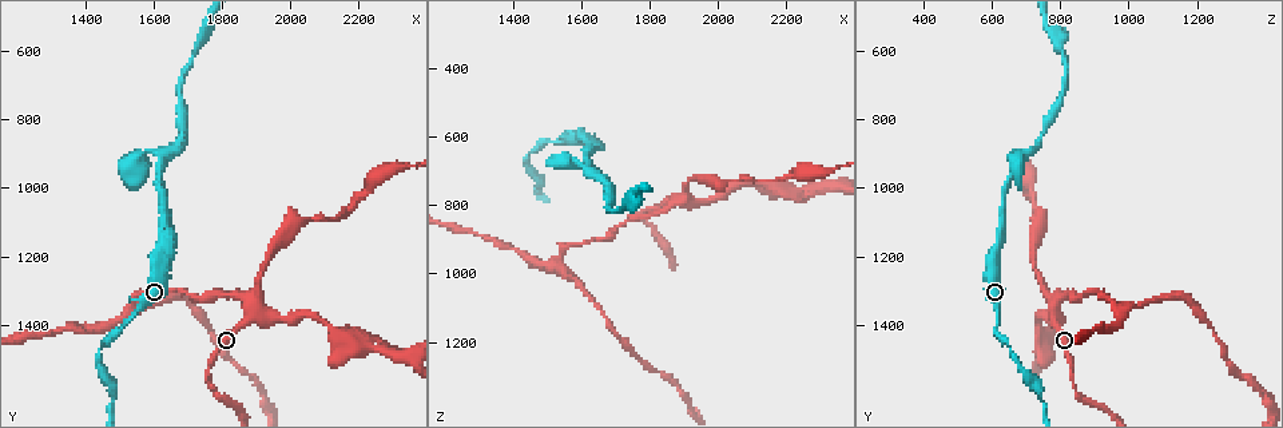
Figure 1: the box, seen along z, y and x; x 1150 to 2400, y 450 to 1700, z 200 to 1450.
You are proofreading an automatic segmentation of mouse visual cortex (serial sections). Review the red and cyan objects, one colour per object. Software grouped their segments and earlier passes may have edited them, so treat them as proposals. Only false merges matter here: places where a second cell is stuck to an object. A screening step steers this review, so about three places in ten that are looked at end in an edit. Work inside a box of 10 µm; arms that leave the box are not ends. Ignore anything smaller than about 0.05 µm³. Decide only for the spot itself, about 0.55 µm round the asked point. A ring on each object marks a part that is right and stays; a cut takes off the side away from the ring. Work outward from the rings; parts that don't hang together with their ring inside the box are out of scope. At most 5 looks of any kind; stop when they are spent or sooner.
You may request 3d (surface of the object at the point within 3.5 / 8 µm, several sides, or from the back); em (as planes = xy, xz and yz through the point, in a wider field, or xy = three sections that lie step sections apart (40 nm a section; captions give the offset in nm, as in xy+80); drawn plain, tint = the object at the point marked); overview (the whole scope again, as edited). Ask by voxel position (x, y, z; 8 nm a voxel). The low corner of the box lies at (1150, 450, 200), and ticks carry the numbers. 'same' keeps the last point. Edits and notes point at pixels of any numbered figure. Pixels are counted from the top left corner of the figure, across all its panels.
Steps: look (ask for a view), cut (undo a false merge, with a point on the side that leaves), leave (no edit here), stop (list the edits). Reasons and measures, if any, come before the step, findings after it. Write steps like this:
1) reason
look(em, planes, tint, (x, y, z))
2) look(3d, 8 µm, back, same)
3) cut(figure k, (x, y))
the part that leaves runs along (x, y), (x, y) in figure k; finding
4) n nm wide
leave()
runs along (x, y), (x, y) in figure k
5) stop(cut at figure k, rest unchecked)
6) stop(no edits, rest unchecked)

four-way junction
look(3d, 3.5 µm, (1880, 1330, 800))

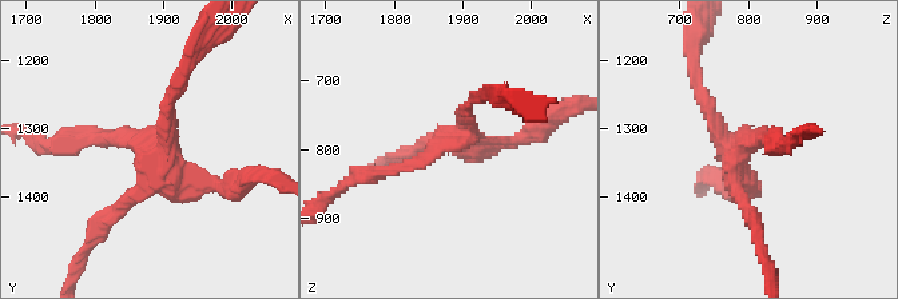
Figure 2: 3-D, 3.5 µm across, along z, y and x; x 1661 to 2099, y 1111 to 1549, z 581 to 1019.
now the EM
look(em, planes, tint, (1880, 1335, 790))

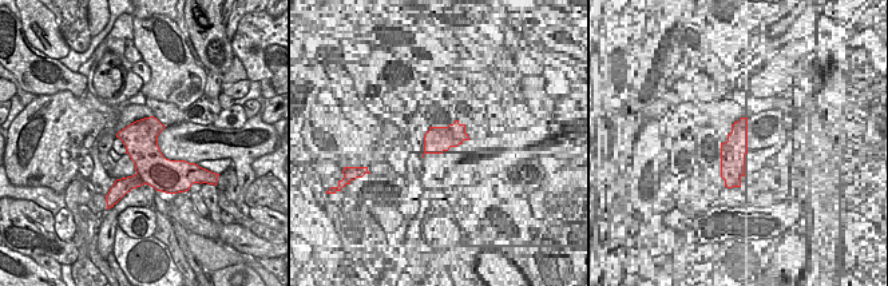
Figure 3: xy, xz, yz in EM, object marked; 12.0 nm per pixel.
cut(figure 2, (529, 134))
the part that leaves runs along (153, 156), (124, 136), (42, 144) in figure 2; a second cell is stuck on

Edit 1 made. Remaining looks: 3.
look(overview)

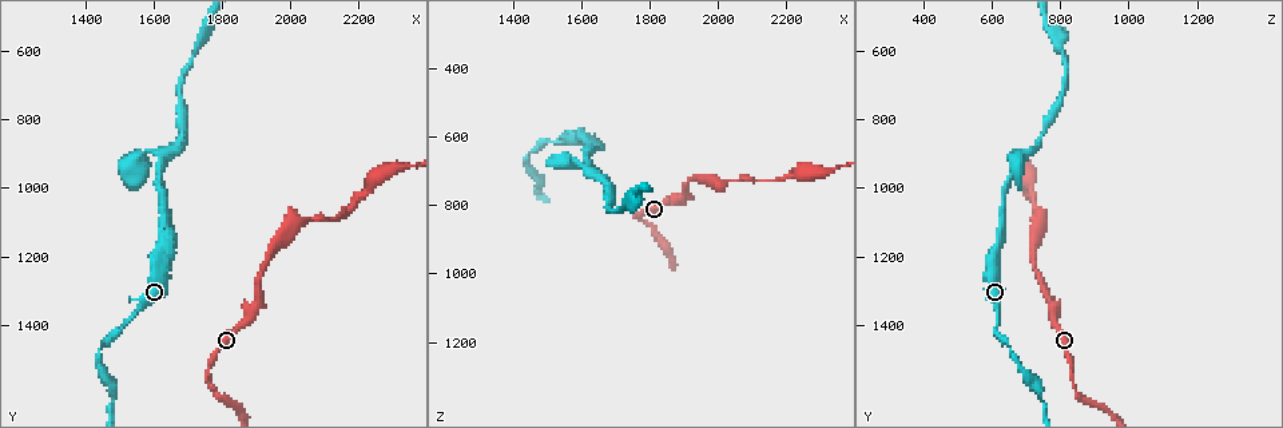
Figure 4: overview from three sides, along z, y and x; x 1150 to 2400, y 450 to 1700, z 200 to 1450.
sudden change in width
look(3d, 3.5 µm, (1620, 1170, 620))

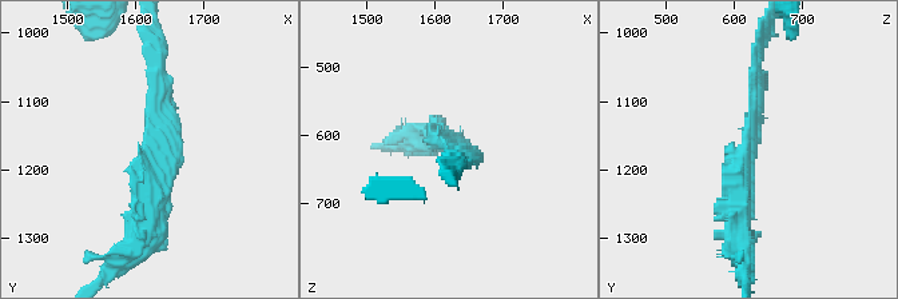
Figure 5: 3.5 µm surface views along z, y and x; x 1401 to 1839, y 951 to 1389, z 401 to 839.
arms of 150, 300 nm; now the EM
look(em, xy, step 2, tint, (1620, 1175, 620))

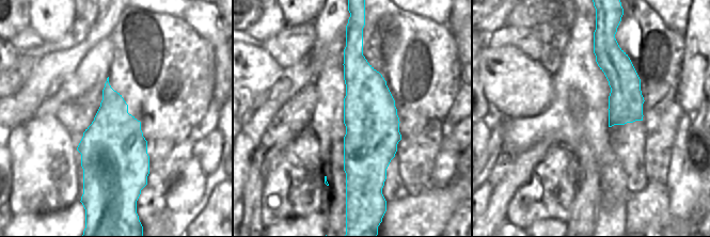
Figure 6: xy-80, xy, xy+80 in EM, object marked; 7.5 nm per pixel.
leave()
runs along (348, 47), (361, 78), (361, 188) in figure 6; continuous, no second cell

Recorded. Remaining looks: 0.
stop(cut at figure 2, rest unchecked)

